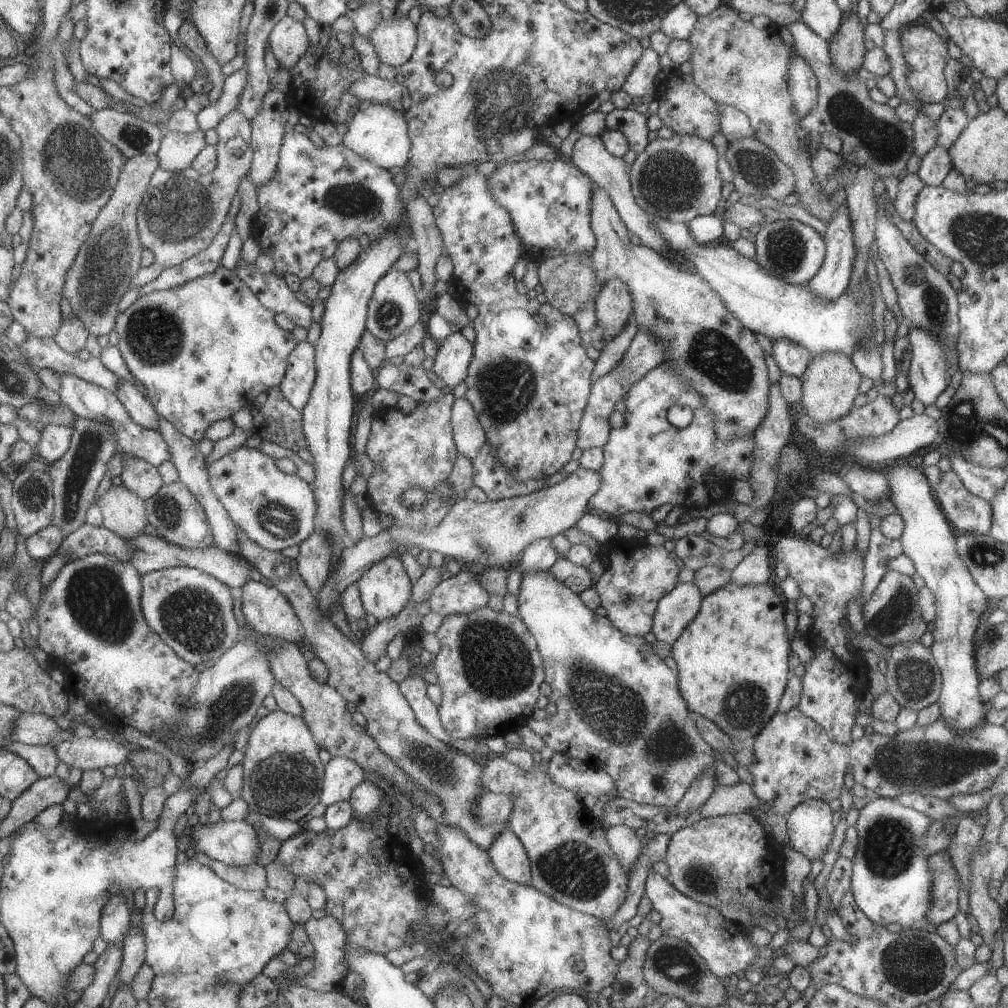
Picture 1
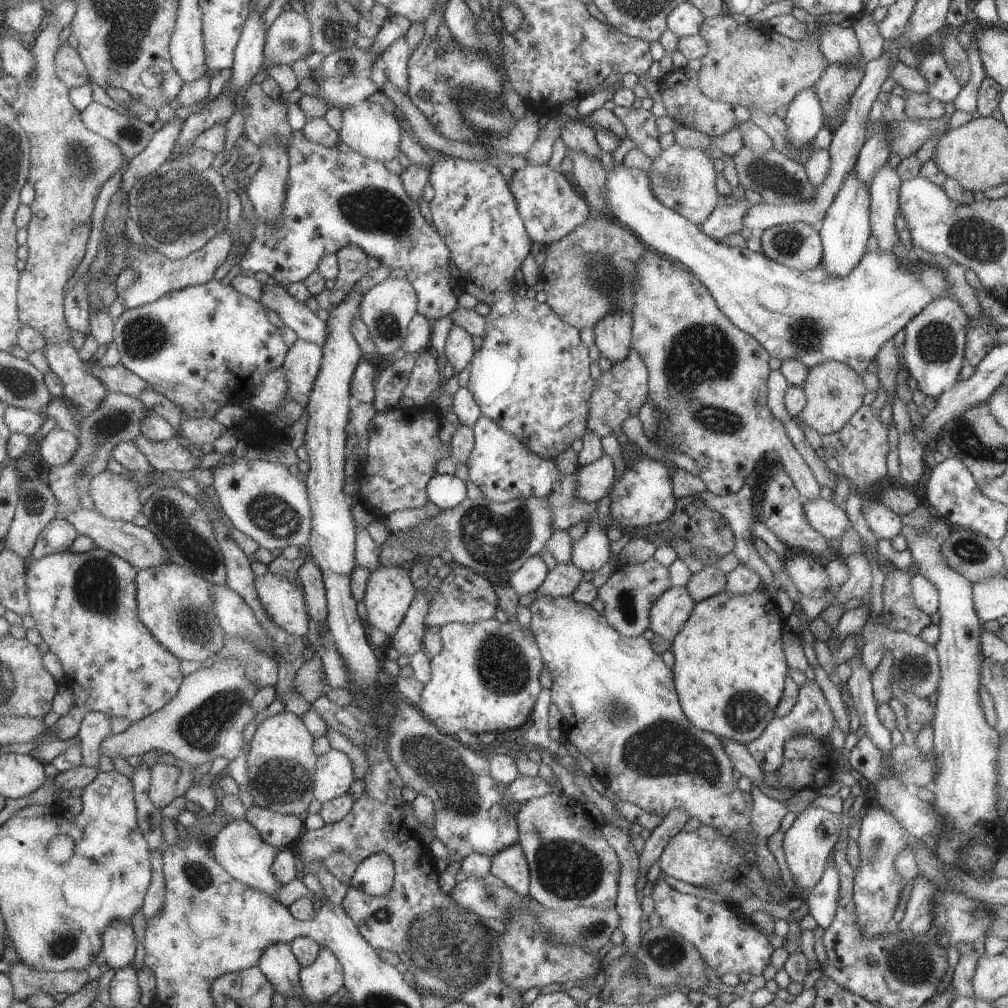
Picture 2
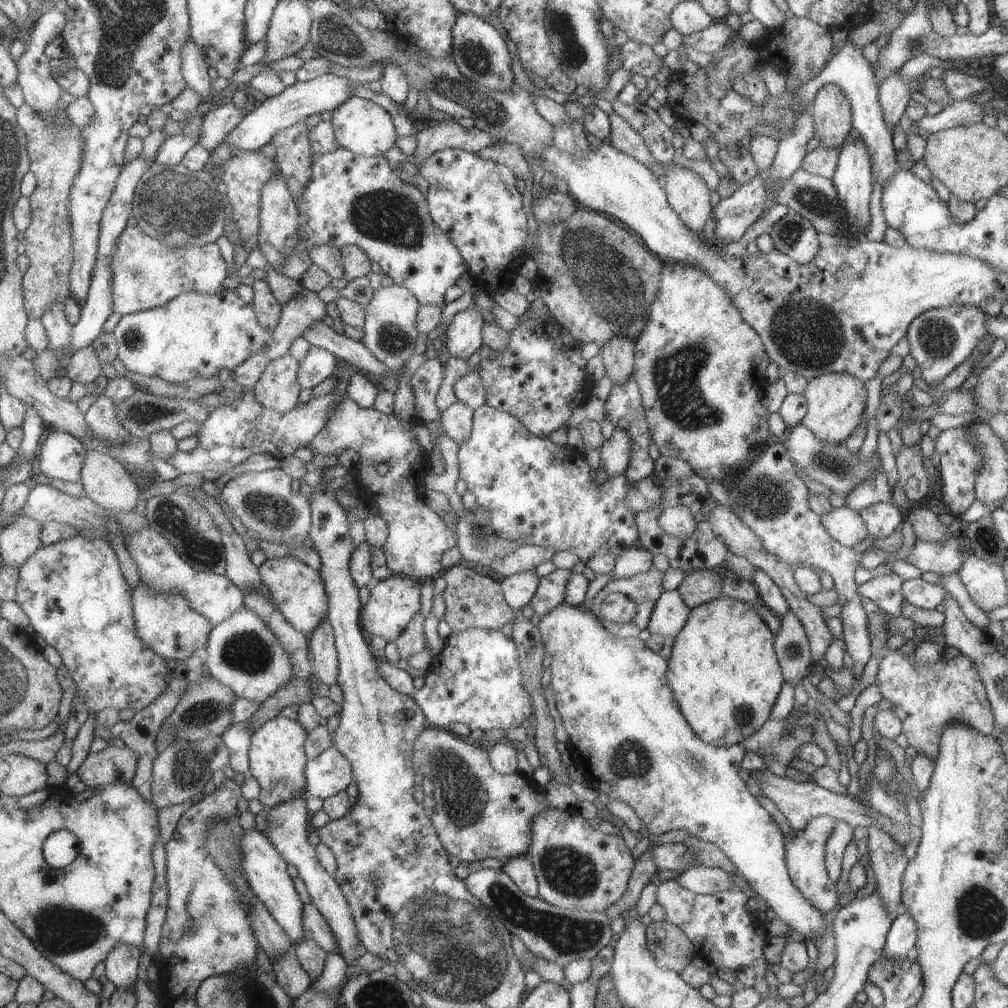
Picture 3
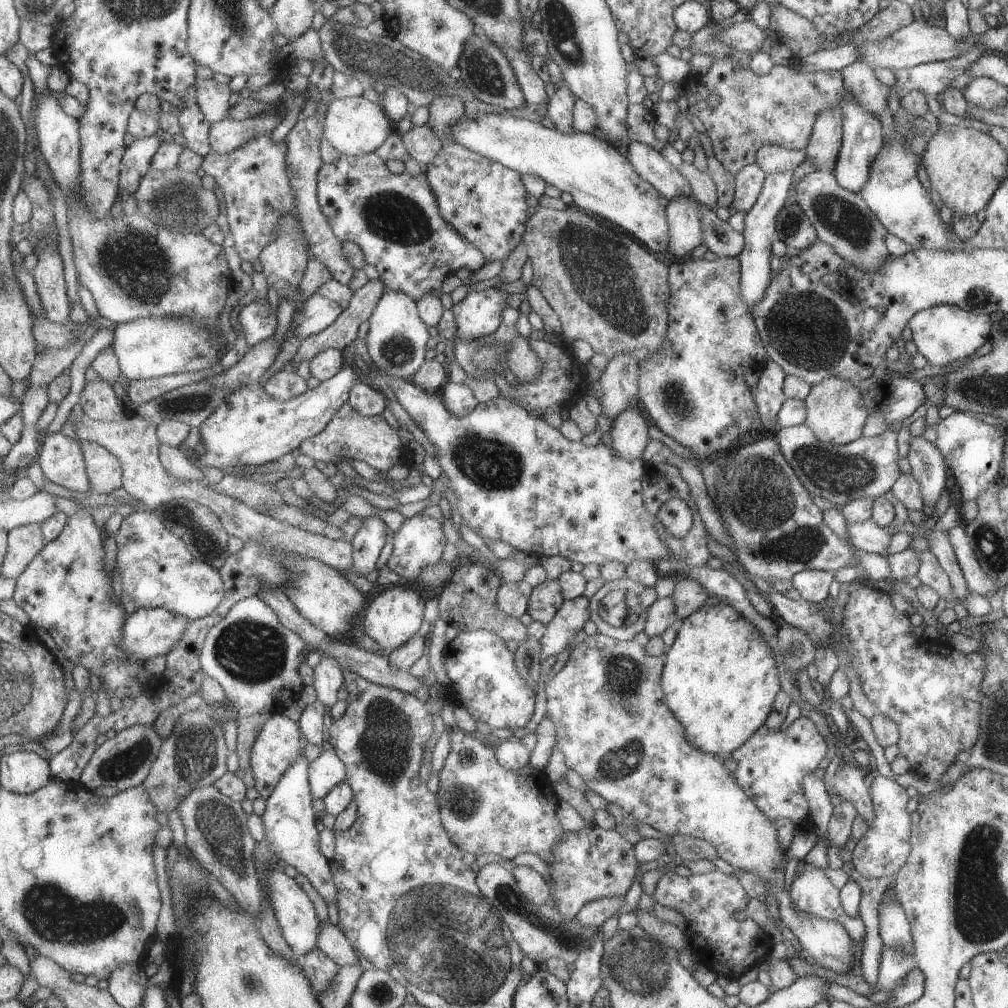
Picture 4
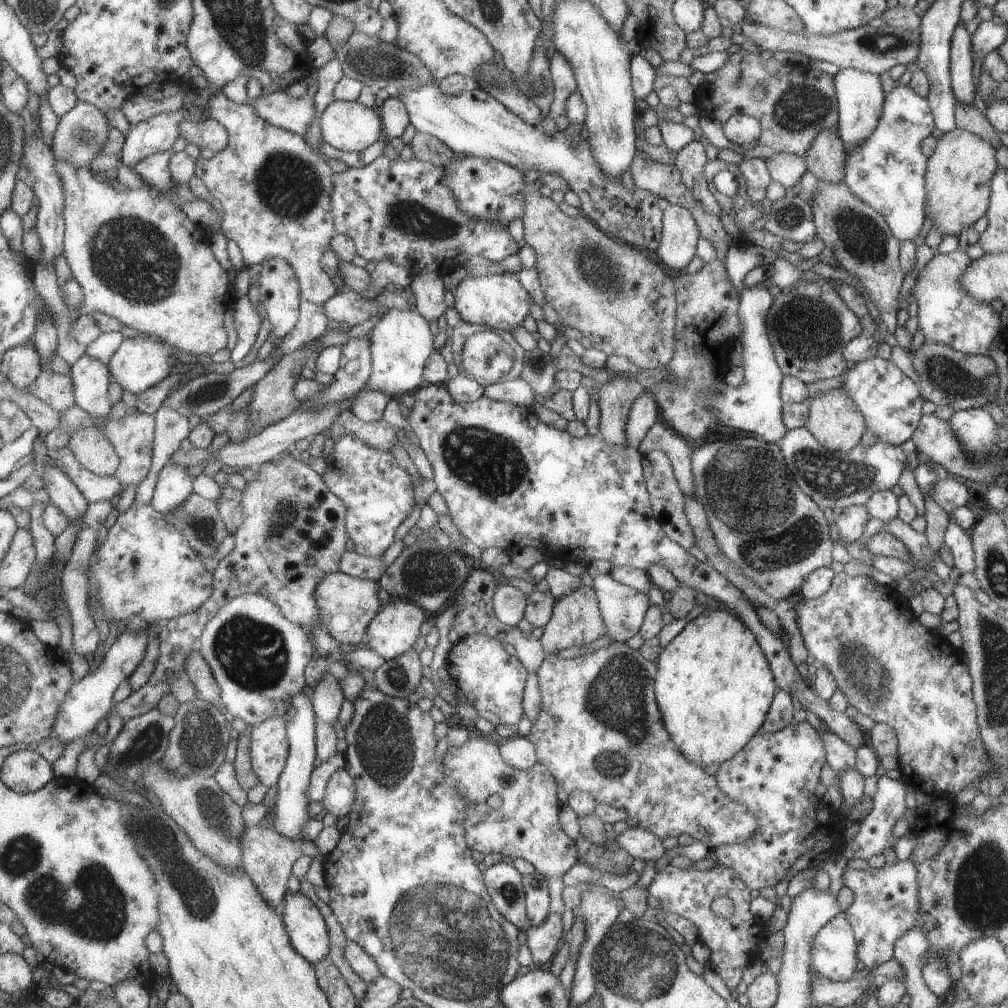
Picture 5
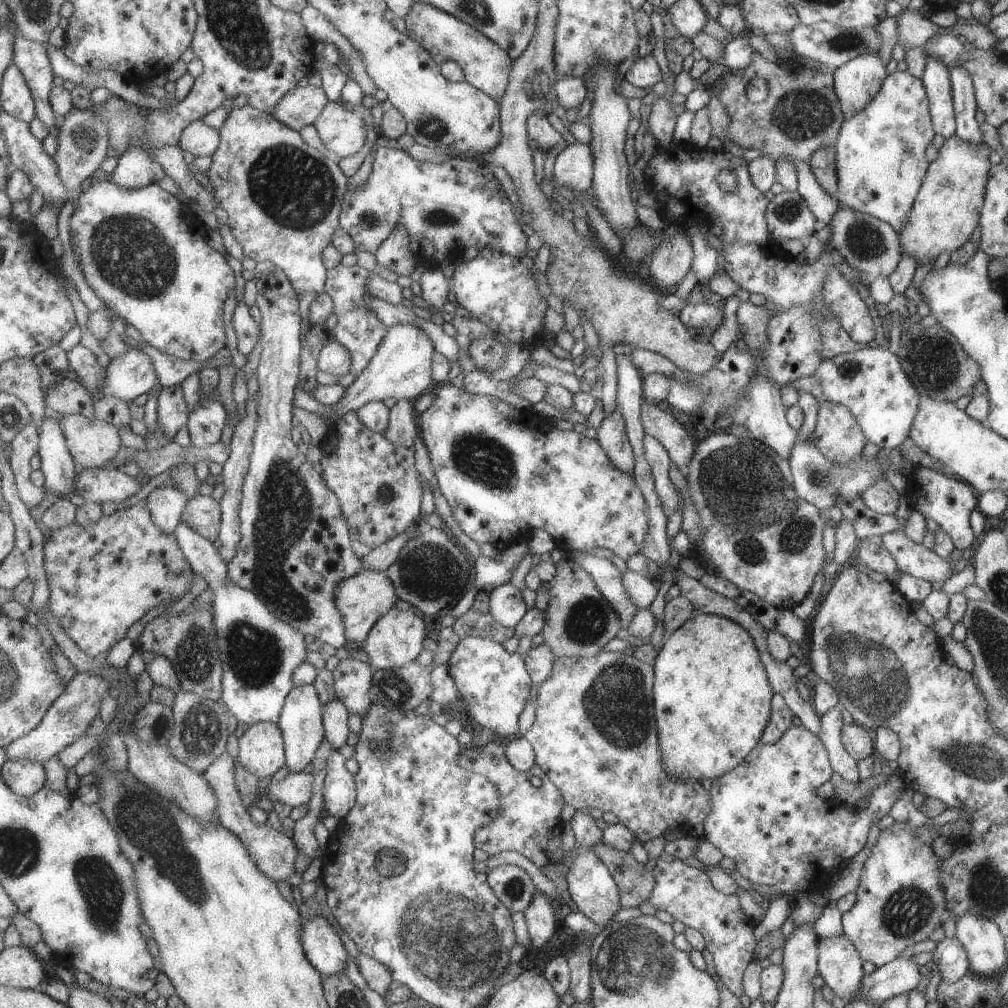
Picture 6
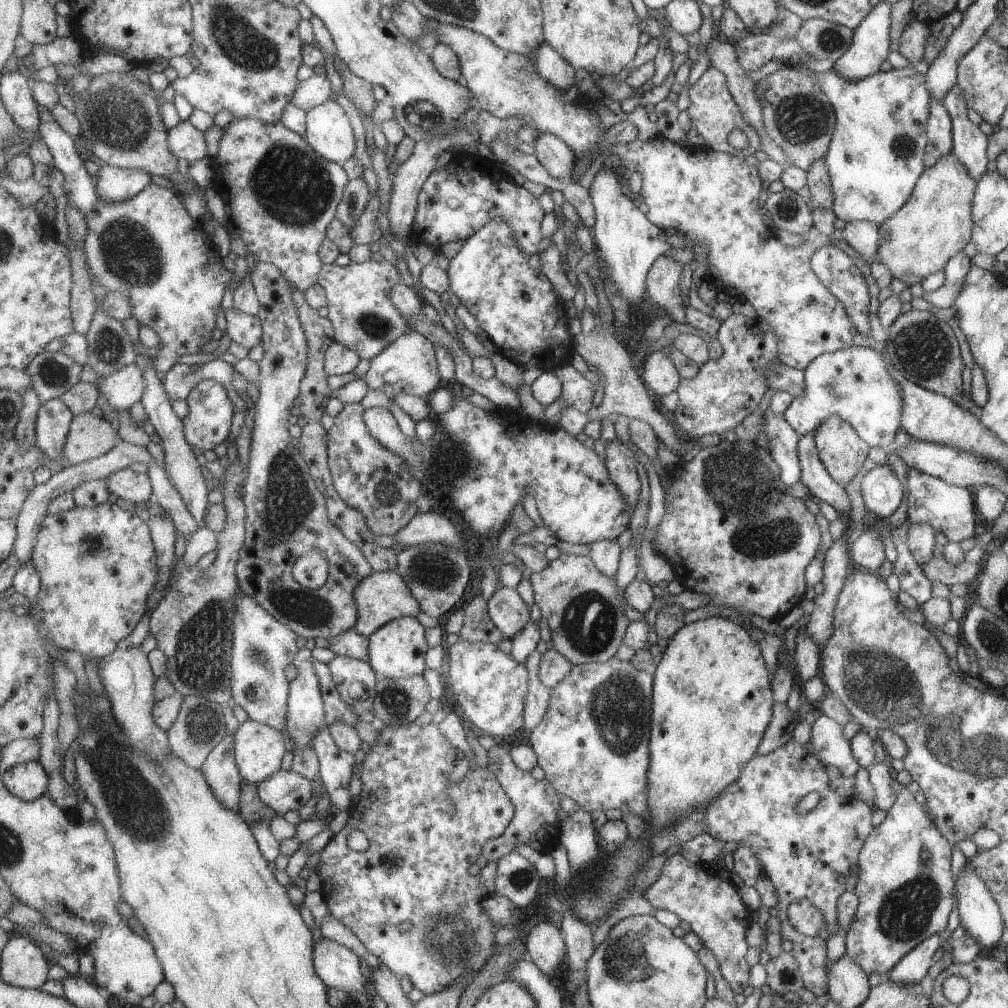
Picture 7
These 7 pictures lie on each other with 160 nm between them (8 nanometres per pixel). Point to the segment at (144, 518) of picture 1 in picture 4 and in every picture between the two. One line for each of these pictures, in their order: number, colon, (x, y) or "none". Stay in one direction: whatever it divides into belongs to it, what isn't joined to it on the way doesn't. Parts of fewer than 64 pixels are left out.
2: (116, 496)
3: (107, 481)
4: (105, 470)

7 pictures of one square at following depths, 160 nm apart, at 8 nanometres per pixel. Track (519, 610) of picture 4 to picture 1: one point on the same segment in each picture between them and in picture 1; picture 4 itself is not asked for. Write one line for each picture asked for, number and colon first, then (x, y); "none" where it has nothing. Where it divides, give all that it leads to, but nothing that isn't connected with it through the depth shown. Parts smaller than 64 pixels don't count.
1: (539, 554)
2: (530, 575)
3: (517, 589)

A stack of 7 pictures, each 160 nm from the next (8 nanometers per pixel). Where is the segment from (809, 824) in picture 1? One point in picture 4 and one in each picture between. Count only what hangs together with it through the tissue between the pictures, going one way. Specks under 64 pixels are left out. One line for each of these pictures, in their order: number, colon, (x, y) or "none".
2: (806, 844)
3: (804, 849)
4: (811, 891)

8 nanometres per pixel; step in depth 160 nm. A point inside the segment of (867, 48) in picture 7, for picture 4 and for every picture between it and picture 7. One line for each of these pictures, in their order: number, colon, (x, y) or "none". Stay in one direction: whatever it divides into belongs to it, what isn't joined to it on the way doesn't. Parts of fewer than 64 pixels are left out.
4: (861, 132)
5: (859, 97)
6: (856, 82)

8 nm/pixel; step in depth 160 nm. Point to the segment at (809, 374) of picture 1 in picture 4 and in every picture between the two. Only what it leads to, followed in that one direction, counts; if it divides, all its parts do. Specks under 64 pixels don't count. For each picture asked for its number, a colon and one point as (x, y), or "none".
2: (833, 392)
3: (835, 401)
4: (835, 412)

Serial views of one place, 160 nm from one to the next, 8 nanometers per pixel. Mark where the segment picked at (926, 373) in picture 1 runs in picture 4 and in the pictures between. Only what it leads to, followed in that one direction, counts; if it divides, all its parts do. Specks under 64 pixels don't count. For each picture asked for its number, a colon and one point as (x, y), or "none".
2: (934, 343)
3: (939, 339)
4: (942, 334)

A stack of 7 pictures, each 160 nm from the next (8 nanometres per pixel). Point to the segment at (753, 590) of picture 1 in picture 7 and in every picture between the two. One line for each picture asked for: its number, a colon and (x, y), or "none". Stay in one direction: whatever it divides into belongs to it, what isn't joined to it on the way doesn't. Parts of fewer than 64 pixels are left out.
2: (729, 670)
3: (722, 670)
4: (719, 678)
5: (713, 685)
6: (711, 696)
7: (711, 700)

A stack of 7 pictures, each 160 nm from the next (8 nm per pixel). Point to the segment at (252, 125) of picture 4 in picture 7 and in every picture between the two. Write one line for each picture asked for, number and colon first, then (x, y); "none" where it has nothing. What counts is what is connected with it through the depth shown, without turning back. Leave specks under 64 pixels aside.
5: (211, 135)
6: (200, 139)
7: (187, 142)

